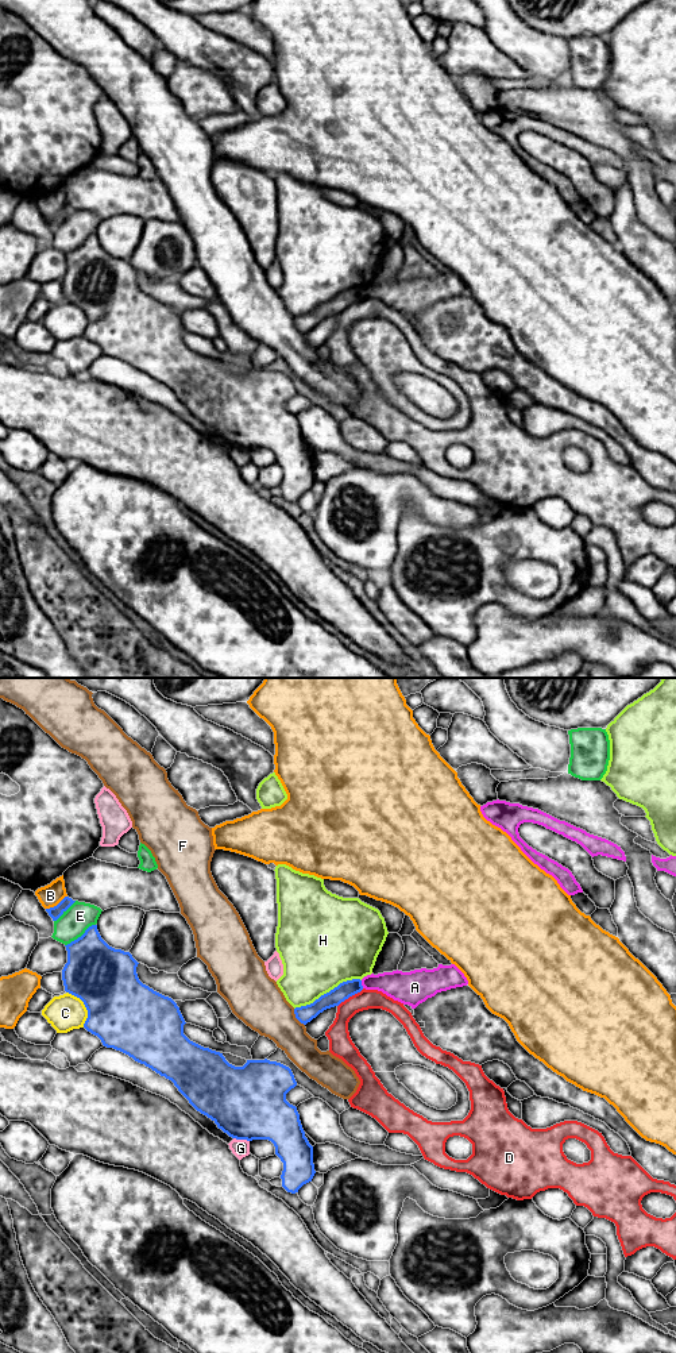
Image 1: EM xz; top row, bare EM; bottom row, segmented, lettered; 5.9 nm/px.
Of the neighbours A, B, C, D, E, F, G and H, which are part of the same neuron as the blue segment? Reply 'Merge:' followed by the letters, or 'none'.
Merge: none

